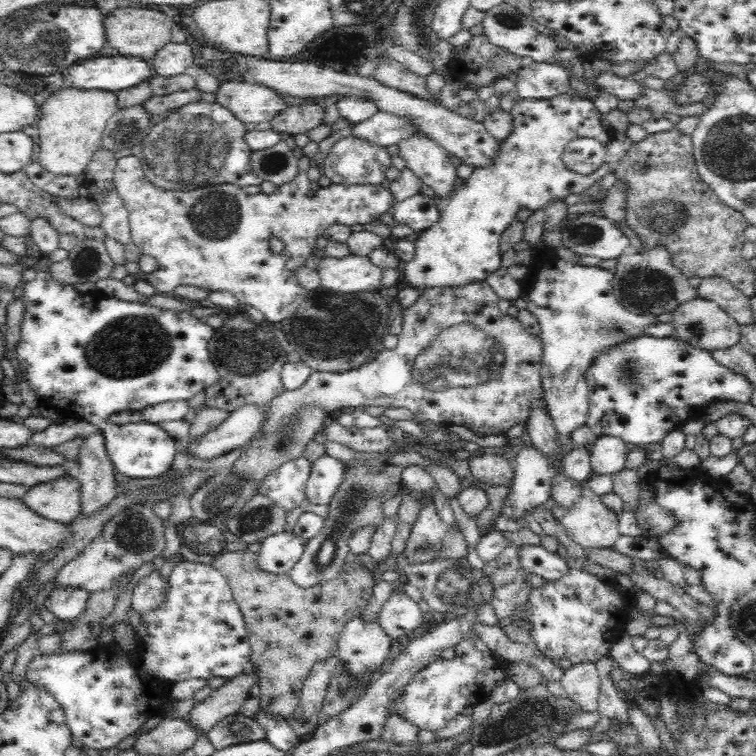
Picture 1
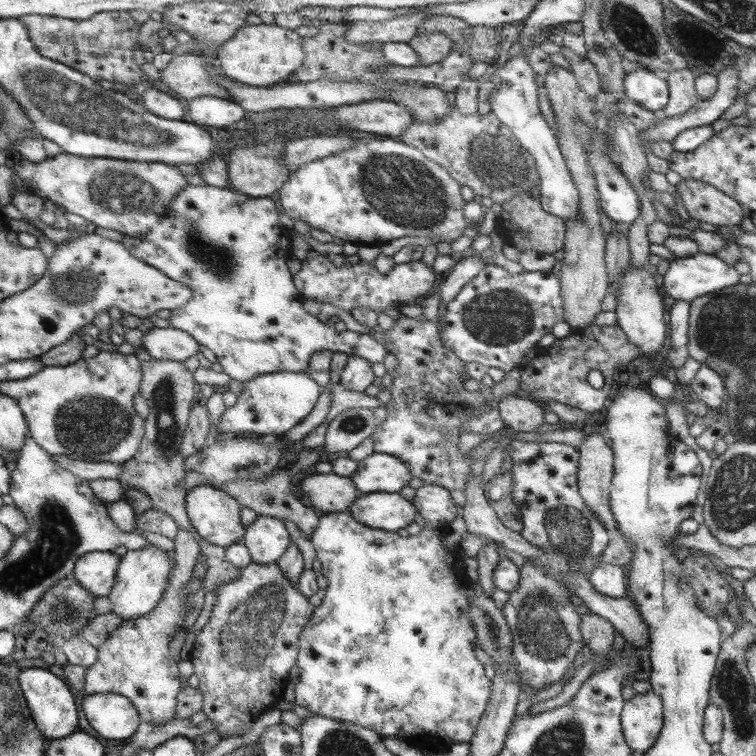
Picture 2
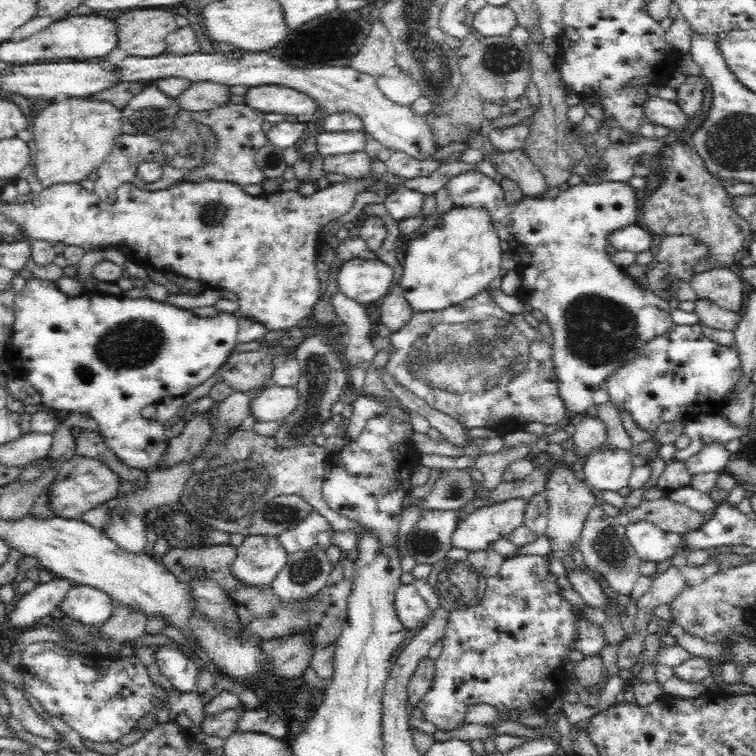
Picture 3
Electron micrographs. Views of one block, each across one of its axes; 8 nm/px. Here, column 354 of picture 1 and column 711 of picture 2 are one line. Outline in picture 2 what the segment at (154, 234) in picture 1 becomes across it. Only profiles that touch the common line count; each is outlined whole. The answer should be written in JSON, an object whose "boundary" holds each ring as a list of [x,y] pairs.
{"boundary":[[[682,179],[676,188],[678,189],[677,198],[682,200],[684,207],[694,220],[715,224],[718,227],[736,226],[744,220],[745,214],[740,203],[713,185],[705,184],[704,181]]]}

